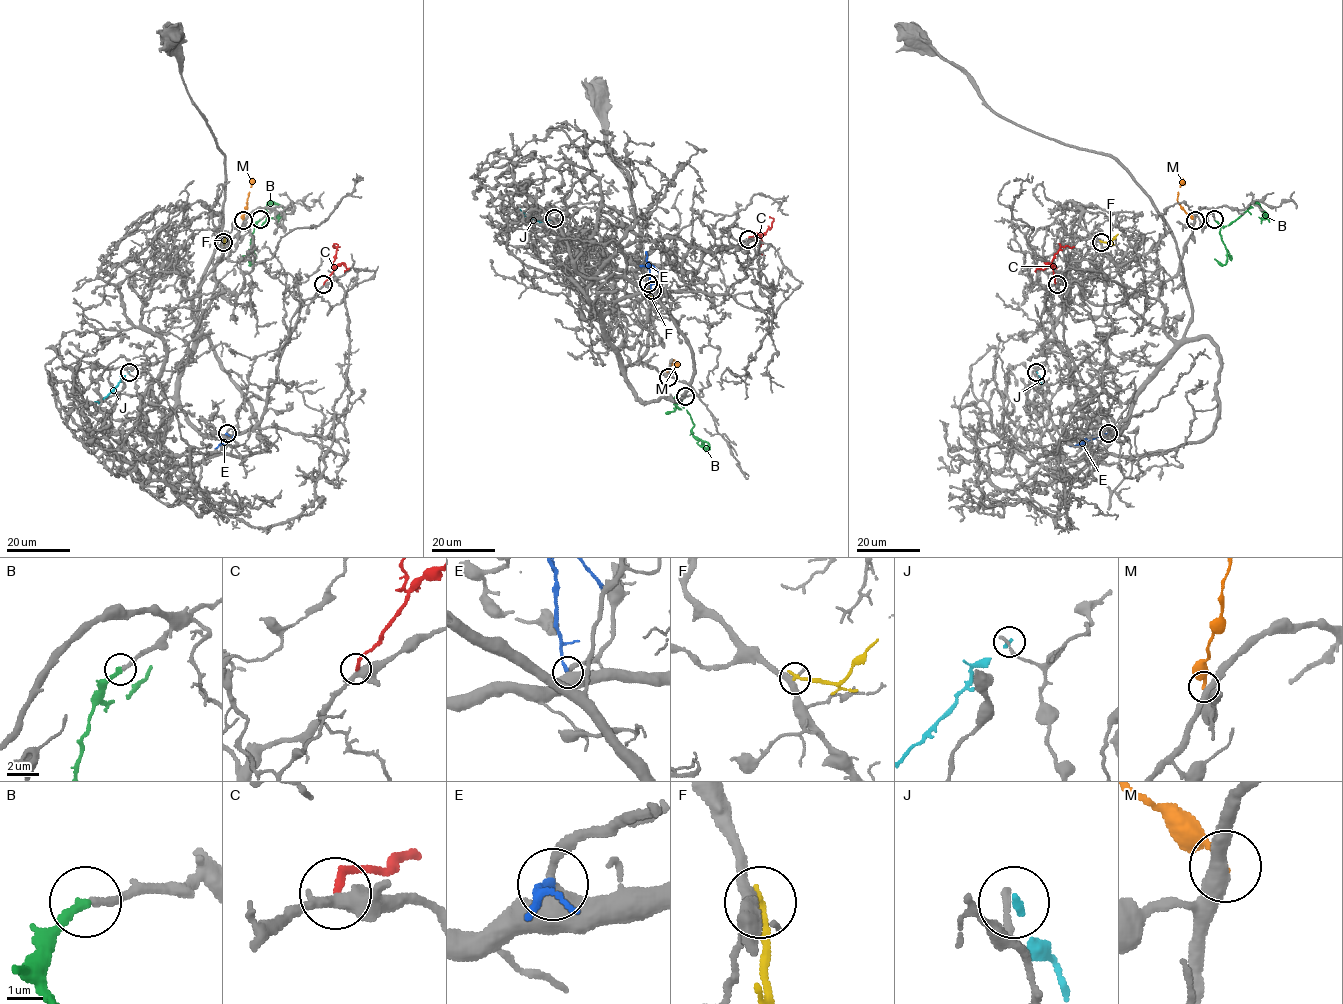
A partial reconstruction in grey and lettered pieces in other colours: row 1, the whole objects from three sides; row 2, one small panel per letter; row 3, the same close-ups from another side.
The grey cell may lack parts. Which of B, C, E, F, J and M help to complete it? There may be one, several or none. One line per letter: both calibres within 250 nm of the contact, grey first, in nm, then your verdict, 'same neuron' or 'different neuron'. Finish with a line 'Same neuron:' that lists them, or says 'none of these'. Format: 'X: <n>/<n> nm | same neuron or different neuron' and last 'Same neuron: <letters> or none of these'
B: 240/280 nm | same neuron
C: 440/200 nm | same neuron
E: 480/220 nm | different neuron
F: 360/240 nm | different neuron
J: 240/190 nm | different neuron
M: 440/220 nm | different neuron
Same neuron: B, C

